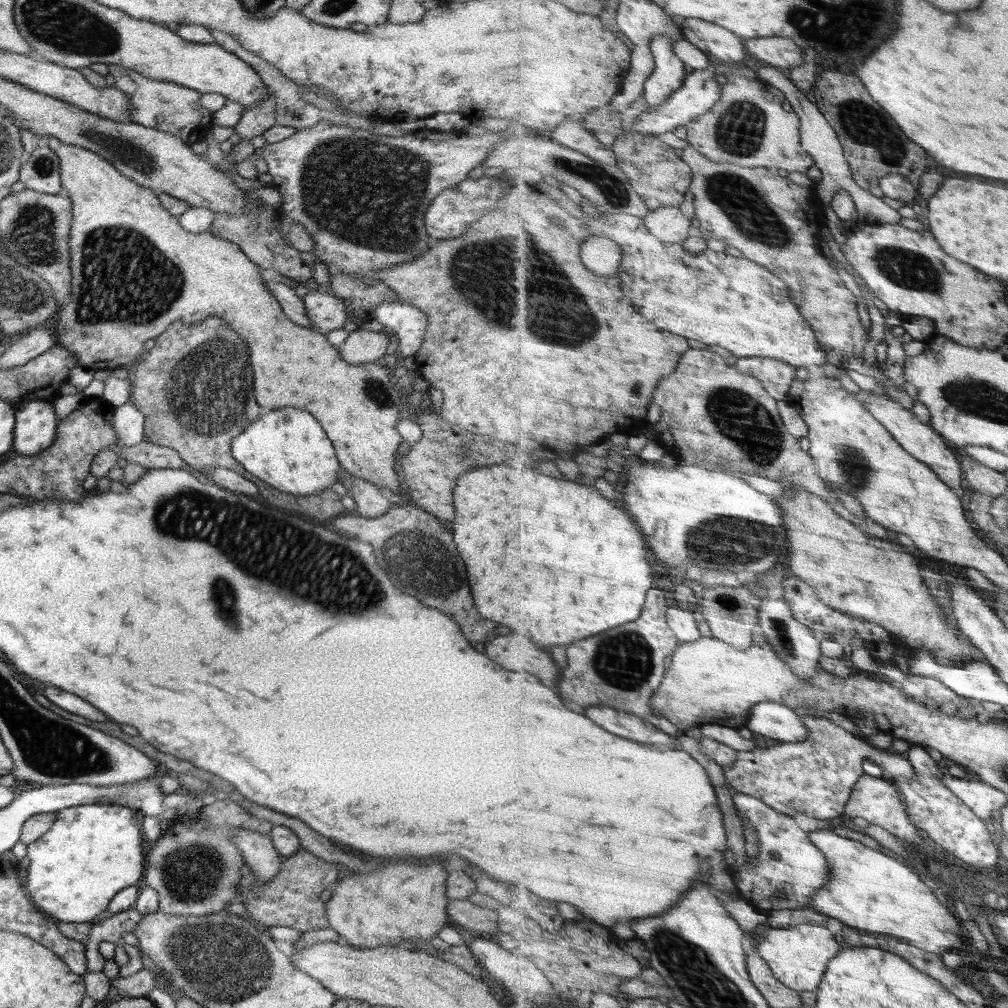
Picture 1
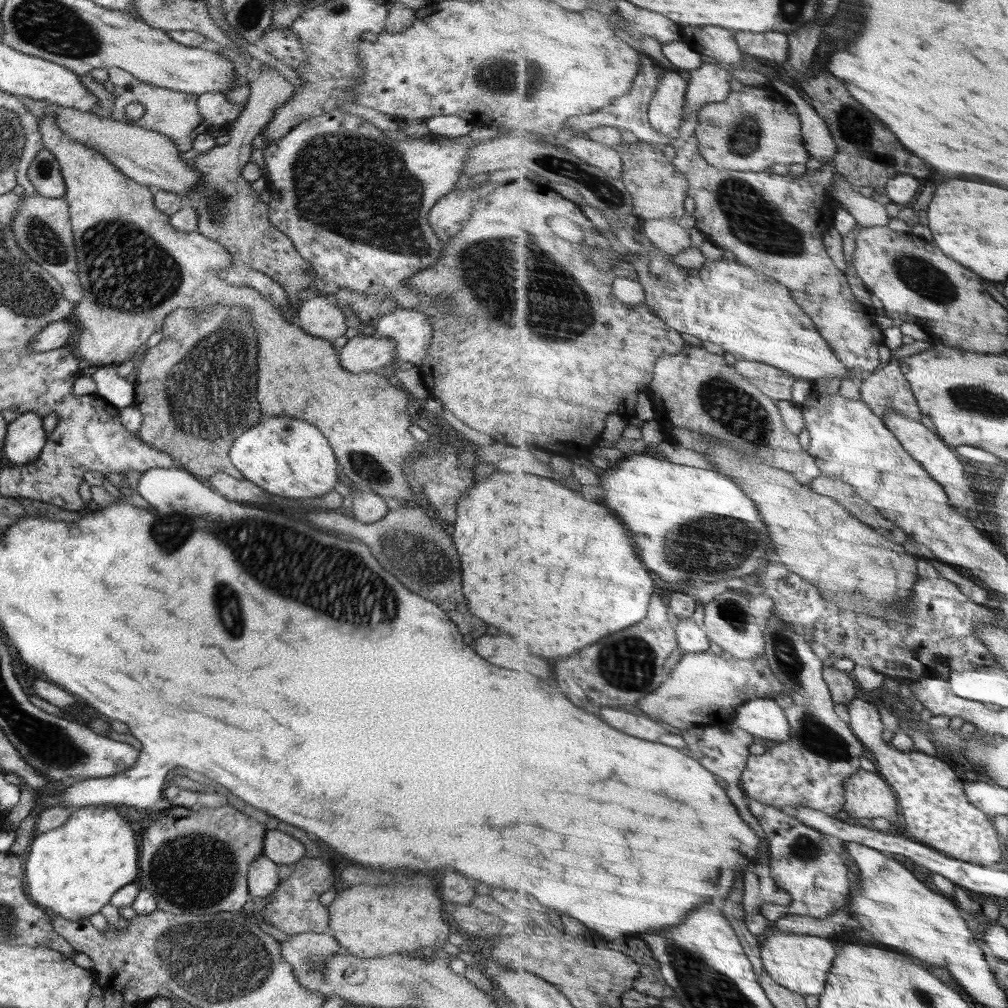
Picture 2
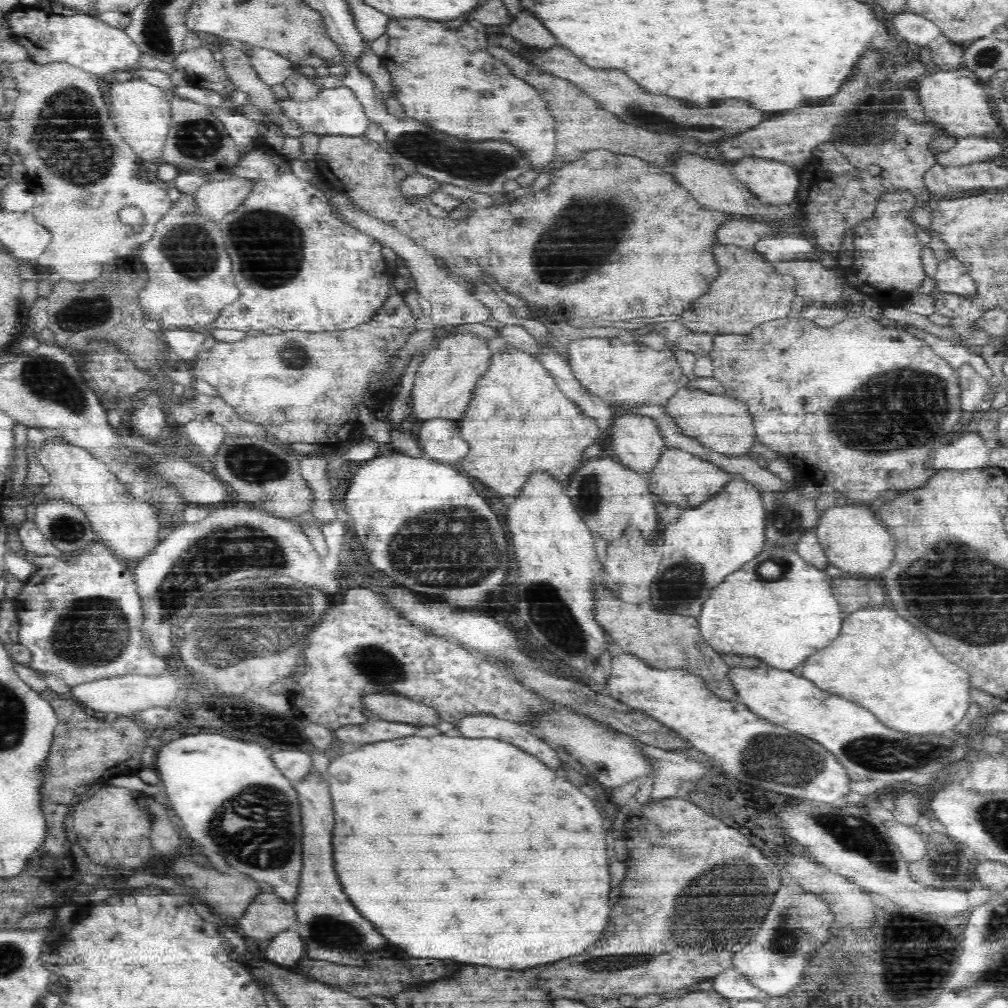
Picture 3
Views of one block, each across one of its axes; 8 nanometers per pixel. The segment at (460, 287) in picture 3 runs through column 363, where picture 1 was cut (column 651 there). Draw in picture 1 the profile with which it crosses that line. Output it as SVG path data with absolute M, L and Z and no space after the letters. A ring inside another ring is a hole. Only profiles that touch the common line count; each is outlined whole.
M668 205L651 211L645 221L650 232L666 242L682 243L695 233L692 219L688 218L678 205Z

